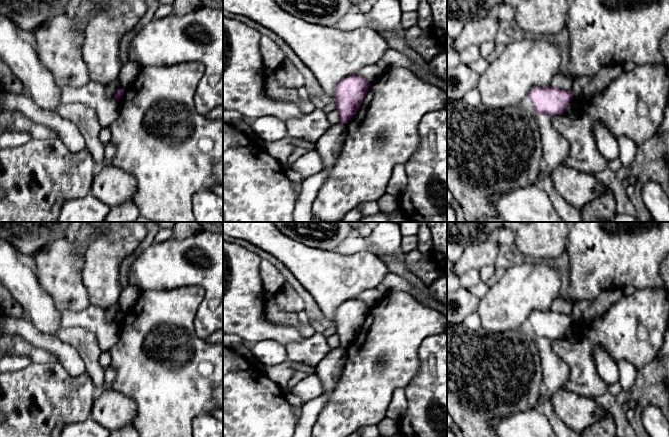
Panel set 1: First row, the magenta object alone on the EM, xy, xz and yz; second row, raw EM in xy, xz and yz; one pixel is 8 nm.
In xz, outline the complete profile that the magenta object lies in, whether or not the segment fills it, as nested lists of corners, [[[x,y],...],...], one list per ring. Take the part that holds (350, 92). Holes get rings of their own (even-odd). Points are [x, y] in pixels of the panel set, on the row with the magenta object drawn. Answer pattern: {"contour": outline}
{"contour": [[[356,74],[343,78],[337,84],[334,99],[341,123],[347,124],[355,116],[369,87],[370,83]]]}

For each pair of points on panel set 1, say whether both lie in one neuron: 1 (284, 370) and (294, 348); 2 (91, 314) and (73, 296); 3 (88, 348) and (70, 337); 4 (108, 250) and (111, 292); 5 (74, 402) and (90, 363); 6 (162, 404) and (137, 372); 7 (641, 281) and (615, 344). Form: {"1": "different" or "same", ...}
{"1": "different", "2": "different", "3": "same", "4": "same", "5": "different", "6": "same", "7": "different"}

